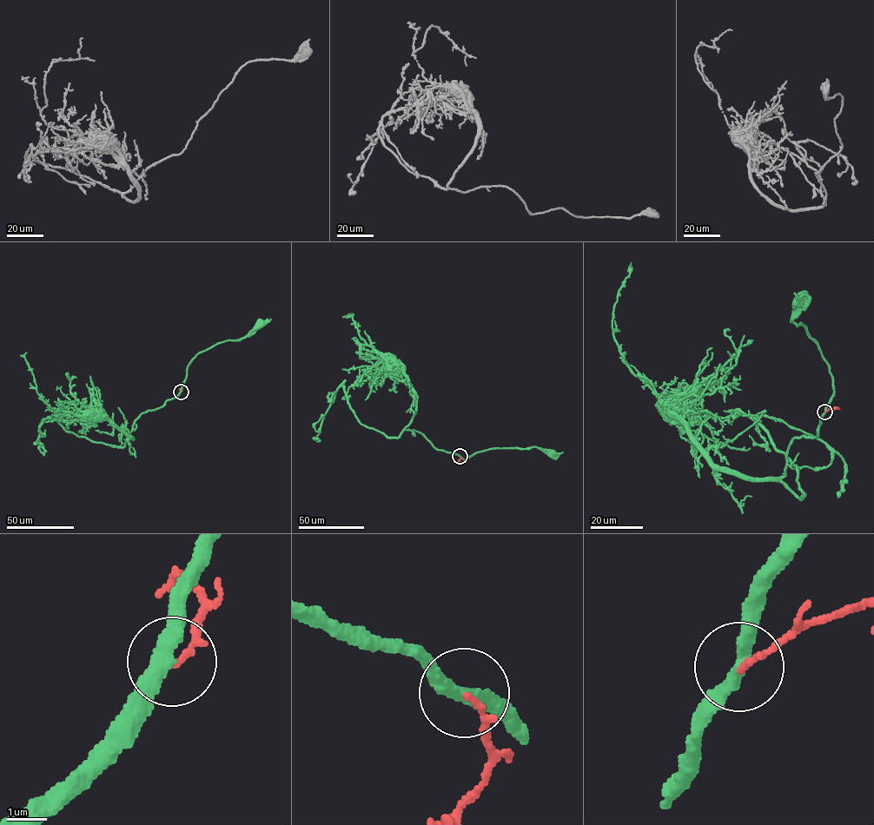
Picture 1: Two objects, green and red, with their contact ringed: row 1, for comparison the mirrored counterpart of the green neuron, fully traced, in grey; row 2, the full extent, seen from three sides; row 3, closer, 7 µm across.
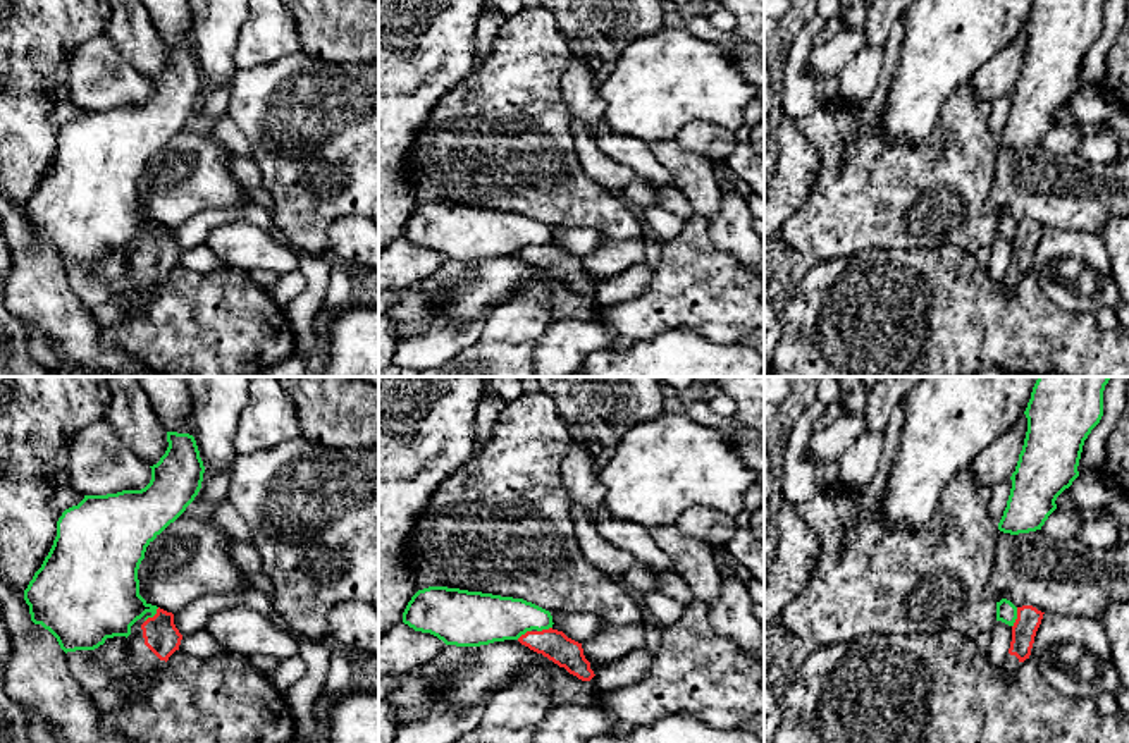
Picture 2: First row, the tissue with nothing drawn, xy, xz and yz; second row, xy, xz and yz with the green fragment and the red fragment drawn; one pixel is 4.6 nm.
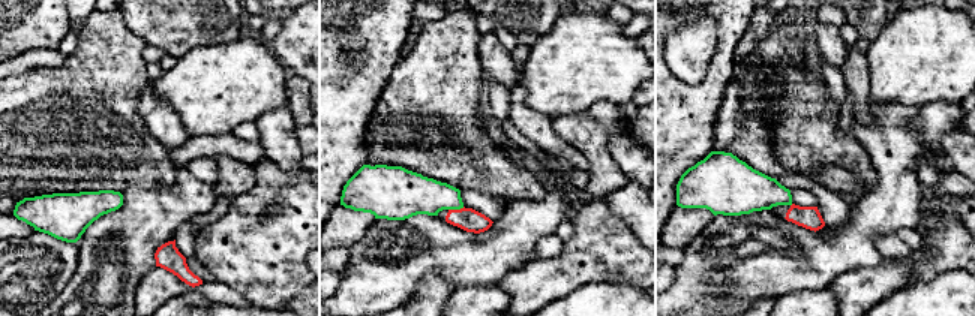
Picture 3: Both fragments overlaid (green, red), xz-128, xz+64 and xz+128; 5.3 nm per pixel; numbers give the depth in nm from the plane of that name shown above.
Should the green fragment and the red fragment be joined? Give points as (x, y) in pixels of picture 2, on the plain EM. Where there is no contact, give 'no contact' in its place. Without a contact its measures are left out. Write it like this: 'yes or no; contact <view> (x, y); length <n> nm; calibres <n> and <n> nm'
no; contact yz (1016, 233); length 100 nm; calibres 100 and 120 nm

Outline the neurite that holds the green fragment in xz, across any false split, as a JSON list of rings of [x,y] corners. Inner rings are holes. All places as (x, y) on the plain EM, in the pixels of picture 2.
[[[447,201],[418,205],[403,227],[403,237],[456,261],[518,255],[527,246],[554,239],[549,225],[523,213]]]

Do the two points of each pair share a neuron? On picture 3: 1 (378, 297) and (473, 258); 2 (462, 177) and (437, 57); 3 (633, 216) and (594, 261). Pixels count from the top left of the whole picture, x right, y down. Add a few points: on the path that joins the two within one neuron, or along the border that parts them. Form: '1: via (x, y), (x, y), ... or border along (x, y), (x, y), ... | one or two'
1: via (402, 273), (419, 258), (449, 258) | one
2: via (474, 147), (438, 108), (438, 87) | one
3: border along (603, 198), (603, 202), (627, 225), (639, 241) | two

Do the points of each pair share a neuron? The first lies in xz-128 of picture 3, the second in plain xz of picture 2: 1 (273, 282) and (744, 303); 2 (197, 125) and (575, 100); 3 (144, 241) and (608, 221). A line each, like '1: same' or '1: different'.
1: same
2: different
3: different

